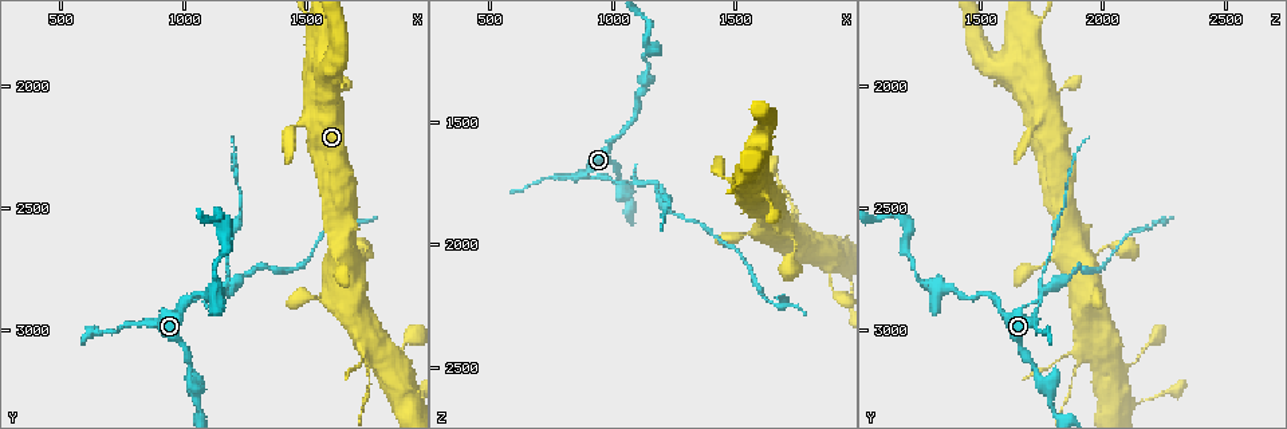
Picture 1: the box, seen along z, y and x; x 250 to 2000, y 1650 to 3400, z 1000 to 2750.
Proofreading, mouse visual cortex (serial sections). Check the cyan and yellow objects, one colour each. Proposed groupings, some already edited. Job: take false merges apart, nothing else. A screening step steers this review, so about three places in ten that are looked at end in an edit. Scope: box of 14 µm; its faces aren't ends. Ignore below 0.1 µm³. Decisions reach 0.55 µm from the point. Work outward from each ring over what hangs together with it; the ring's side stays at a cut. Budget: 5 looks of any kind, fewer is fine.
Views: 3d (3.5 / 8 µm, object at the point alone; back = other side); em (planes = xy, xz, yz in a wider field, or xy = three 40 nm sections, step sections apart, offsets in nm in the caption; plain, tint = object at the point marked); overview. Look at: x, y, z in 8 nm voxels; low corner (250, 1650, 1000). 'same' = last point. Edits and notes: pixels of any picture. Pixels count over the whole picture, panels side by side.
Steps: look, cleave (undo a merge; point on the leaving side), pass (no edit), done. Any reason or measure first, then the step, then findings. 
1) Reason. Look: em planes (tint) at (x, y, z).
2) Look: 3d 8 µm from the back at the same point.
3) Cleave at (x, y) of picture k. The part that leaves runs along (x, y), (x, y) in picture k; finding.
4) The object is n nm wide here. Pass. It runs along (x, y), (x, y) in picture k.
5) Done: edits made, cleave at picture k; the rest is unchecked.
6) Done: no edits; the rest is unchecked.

Abrupt turn. Look: 3d 3.5 µm at (1200, 2820, 1760).

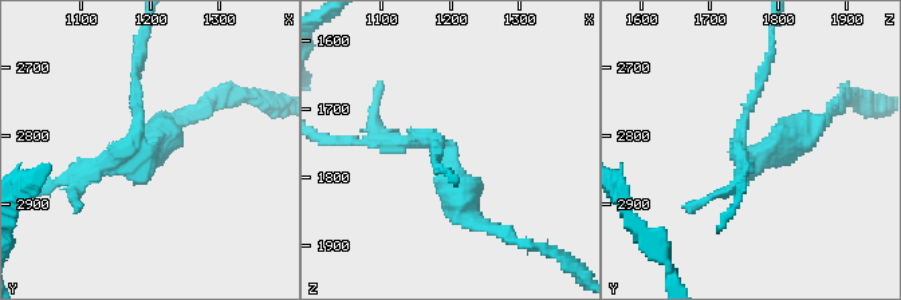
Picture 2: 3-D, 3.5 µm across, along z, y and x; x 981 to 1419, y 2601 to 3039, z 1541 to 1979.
Shape alone is not enough. Look: em planes (tint) at (1200, 2830, 1765).

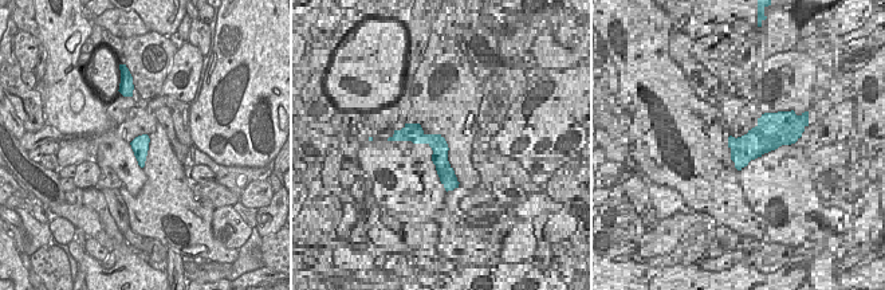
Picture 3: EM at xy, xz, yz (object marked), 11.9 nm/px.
Look: em xy step 1 (tint) at the same point.

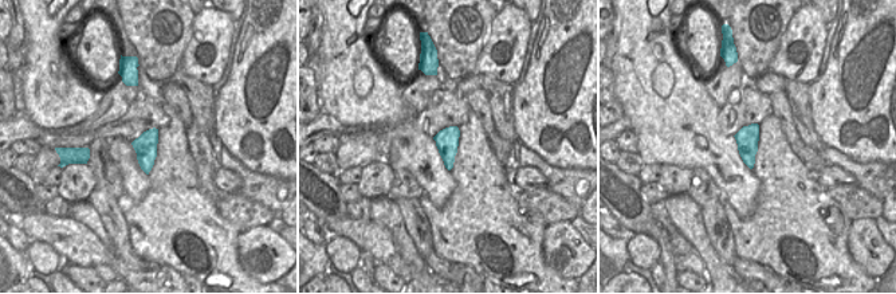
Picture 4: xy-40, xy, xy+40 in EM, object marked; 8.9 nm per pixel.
Pass. It runs along (369, 141), (443, 147), (475, 220) in picture 2; one cell here.

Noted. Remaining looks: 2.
Calibre changes. Look: 3d 3.5 µm at (1490, 2150, 1730).

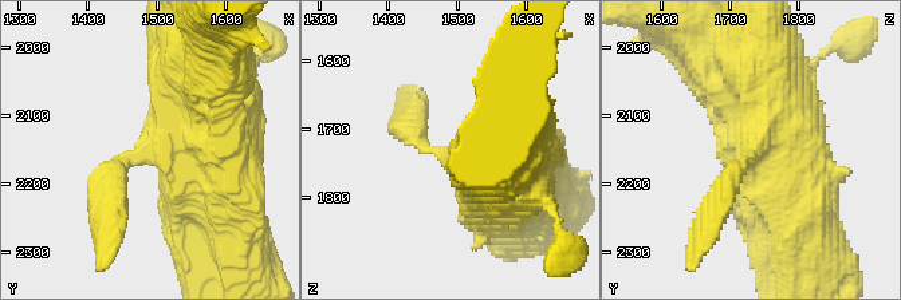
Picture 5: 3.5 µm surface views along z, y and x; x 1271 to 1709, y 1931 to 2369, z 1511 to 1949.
Look: em planes (tint) at (1480, 2150, 1740).

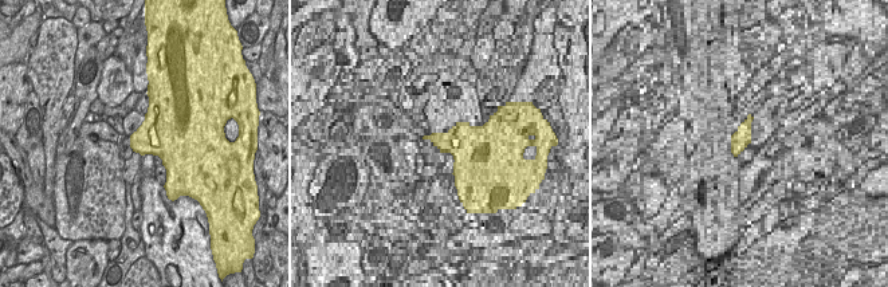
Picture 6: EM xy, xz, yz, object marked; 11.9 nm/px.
The object is 480 nm wide here. Pass. It runs along (495, 185), (416, 138), (412, 110) in picture 5; continuous, no second cell.

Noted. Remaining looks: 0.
Done: no edits; the rest is unchecked.

